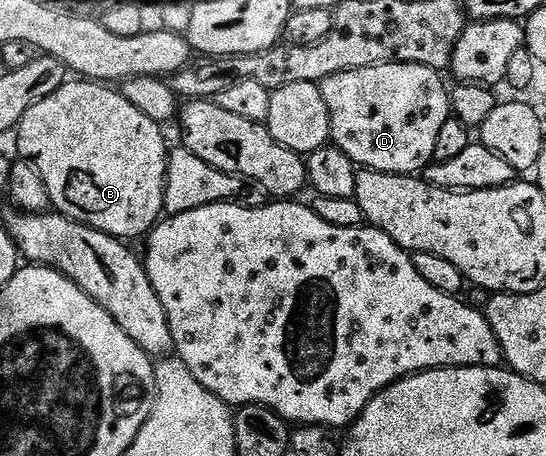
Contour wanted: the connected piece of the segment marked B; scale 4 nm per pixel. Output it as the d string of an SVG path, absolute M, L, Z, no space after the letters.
M68 81L61 85L61 89L57 89L49 97L39 99L30 109L23 114L17 128L17 136L19 135L19 151L24 160L32 163L37 169L37 173L41 177L41 181L45 185L45 189L51 198L51 207L60 215L67 215L70 219L76 219L78 223L88 223L93 229L104 231L107 235L112 235L115 239L124 241L132 241L138 235L144 236L156 223L159 222L164 214L163 206L163 190L167 184L167 157L169 154L169 146L167 147L167 139L163 136L164 128L160 124L155 123L149 117L145 117L145 113L141 113L141 109L137 109L137 105L129 105L129 101L125 101L122 90L113 88L111 85L104 85L99 81Z

